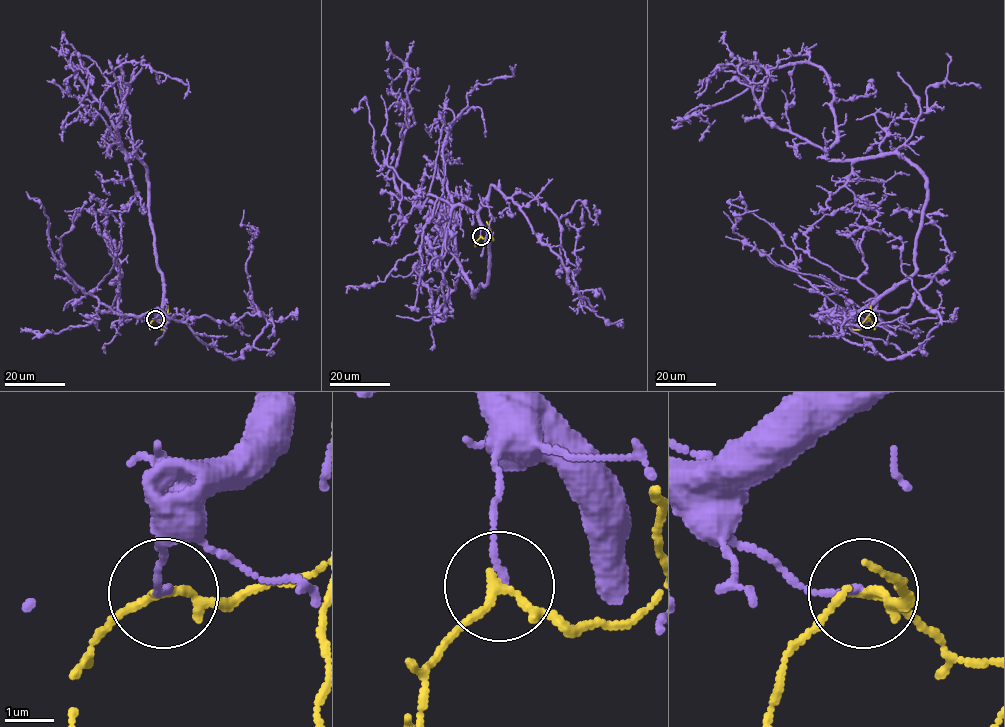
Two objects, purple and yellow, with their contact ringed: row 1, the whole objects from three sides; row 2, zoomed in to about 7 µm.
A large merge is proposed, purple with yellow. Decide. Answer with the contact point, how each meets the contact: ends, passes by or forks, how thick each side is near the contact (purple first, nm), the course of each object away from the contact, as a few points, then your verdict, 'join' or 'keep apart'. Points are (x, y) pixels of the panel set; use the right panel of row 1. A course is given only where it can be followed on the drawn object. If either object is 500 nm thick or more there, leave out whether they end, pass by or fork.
place (867, 319); purple ends; yellow forks; calibres 130 and 140 nm; course purple (867, 319), (915, 271), (925, 178), (829, 160), (810, 64), (760, 67), (699, 141); course yellow (867, 319), (859, 329), (852, 329); keep apart

